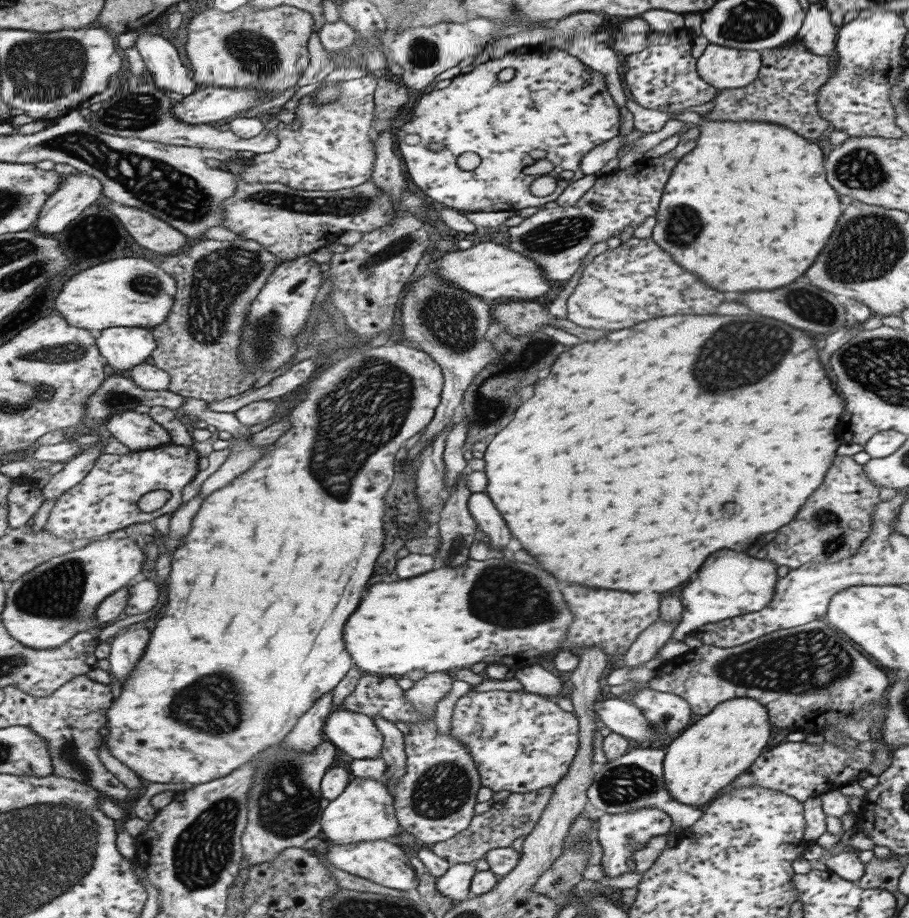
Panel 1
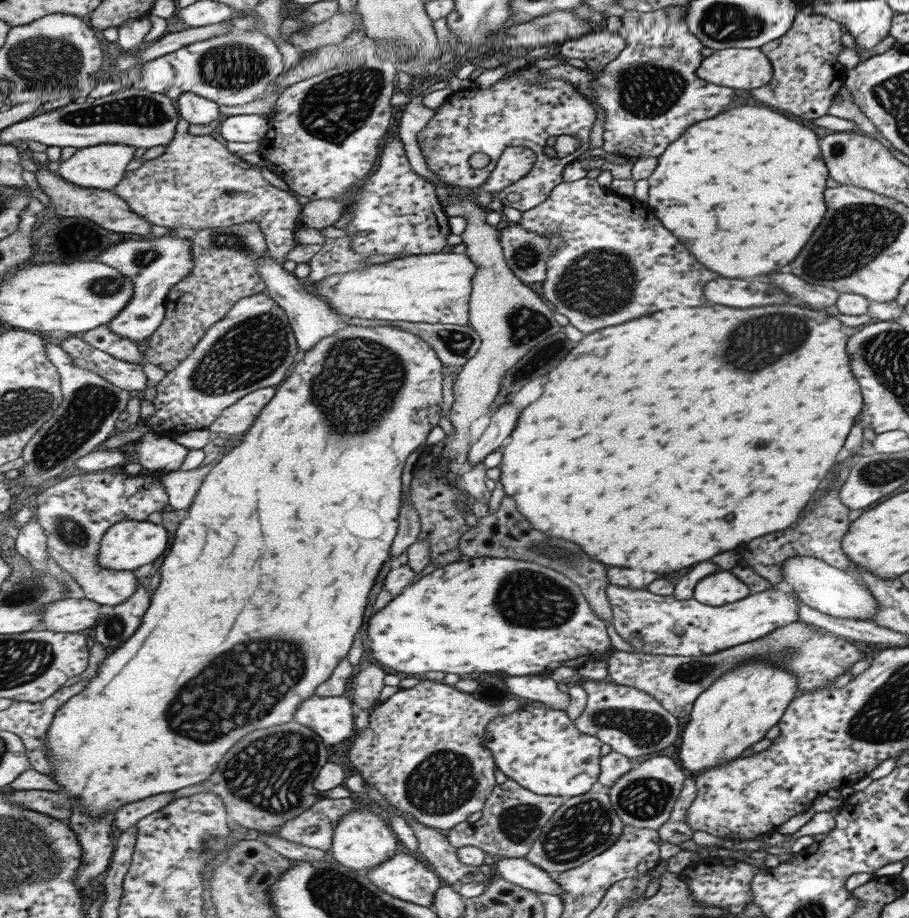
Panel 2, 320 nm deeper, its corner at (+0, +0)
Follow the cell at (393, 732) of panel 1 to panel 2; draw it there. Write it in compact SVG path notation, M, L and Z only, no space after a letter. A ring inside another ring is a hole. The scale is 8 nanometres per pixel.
M373 660L364 669L358 669L352 680L351 699L357 710L365 710L373 714L380 705L379 696L385 688L385 676L387 672L382 664Z

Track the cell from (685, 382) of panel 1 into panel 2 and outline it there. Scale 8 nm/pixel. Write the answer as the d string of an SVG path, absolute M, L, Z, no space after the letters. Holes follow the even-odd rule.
M771 304L771 306L759 306L759 308L725 308L725 306L697 306L697 308L667 308L661 312L653 312L649 316L641 316L637 320L629 320L625 324L617 324L611 328L601 328L601 332L591 332L587 336L583 336L575 348L569 350L569 354L565 354L565 358L547 374L547 384L543 386L543 394L537 398L537 402L533 402L531 406L525 408L525 412L521 414L519 426L513 432L513 442L503 448L503 459L499 464L502 468L500 482L504 488L505 495L516 498L519 510L529 519L529 522L535 528L541 528L541 532L545 532L547 536L557 536L563 540L573 540L575 544L581 544L581 548L585 548L585 552L589 552L589 556L593 556L593 560L601 560L601 564L607 566L619 566L619 568L641 568L641 570L651 570L657 574L665 574L665 572L675 572L687 566L693 566L697 562L703 562L715 554L733 550L737 544L741 542L749 542L757 536L763 534L771 534L772 532L782 531L789 528L791 522L797 520L801 508L809 502L811 494L817 490L819 480L827 474L827 470L833 466L837 452L843 446L843 440L853 424L853 418L857 416L859 408L861 408L861 394L859 394L859 386L849 370L849 354L845 352L845 342L847 342L847 328L843 328L844 324L835 319L834 316L825 313L822 308L811 309L797 308L791 304Z

